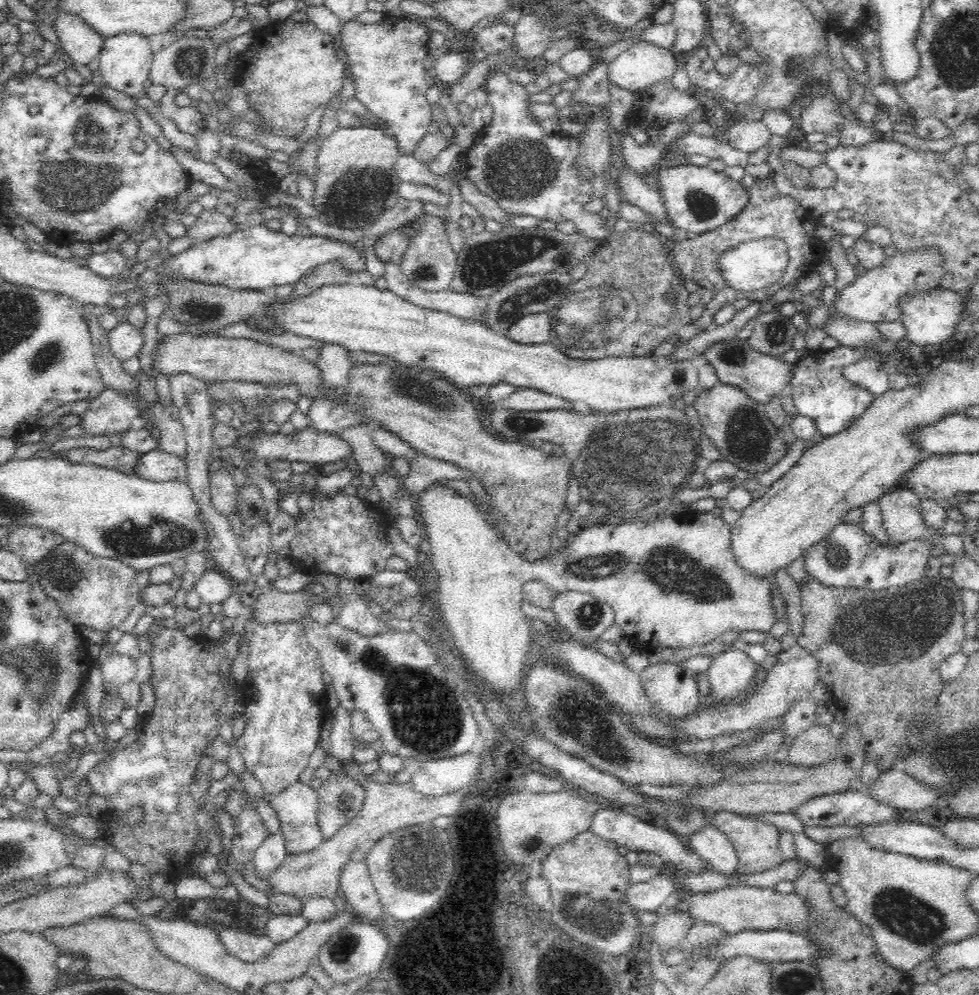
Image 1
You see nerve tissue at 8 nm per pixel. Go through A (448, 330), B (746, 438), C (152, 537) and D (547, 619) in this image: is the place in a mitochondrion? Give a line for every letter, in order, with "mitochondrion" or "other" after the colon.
A: other
B: mitochondrion
C: mitochondrion
D: other

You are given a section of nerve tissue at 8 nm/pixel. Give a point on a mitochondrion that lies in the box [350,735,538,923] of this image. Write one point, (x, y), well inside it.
(418, 863)

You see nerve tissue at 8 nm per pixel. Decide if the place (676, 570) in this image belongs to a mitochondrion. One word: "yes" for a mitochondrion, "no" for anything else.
yes

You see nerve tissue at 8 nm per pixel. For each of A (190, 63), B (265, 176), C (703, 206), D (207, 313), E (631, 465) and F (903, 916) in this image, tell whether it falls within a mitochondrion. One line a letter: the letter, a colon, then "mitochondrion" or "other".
A: mitochondrion
B: other
C: mitochondrion
D: mitochondrion
E: mitochondrion
F: mitochondrion

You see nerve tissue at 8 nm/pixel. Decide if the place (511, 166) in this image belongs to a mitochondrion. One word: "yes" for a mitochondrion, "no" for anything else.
yes

